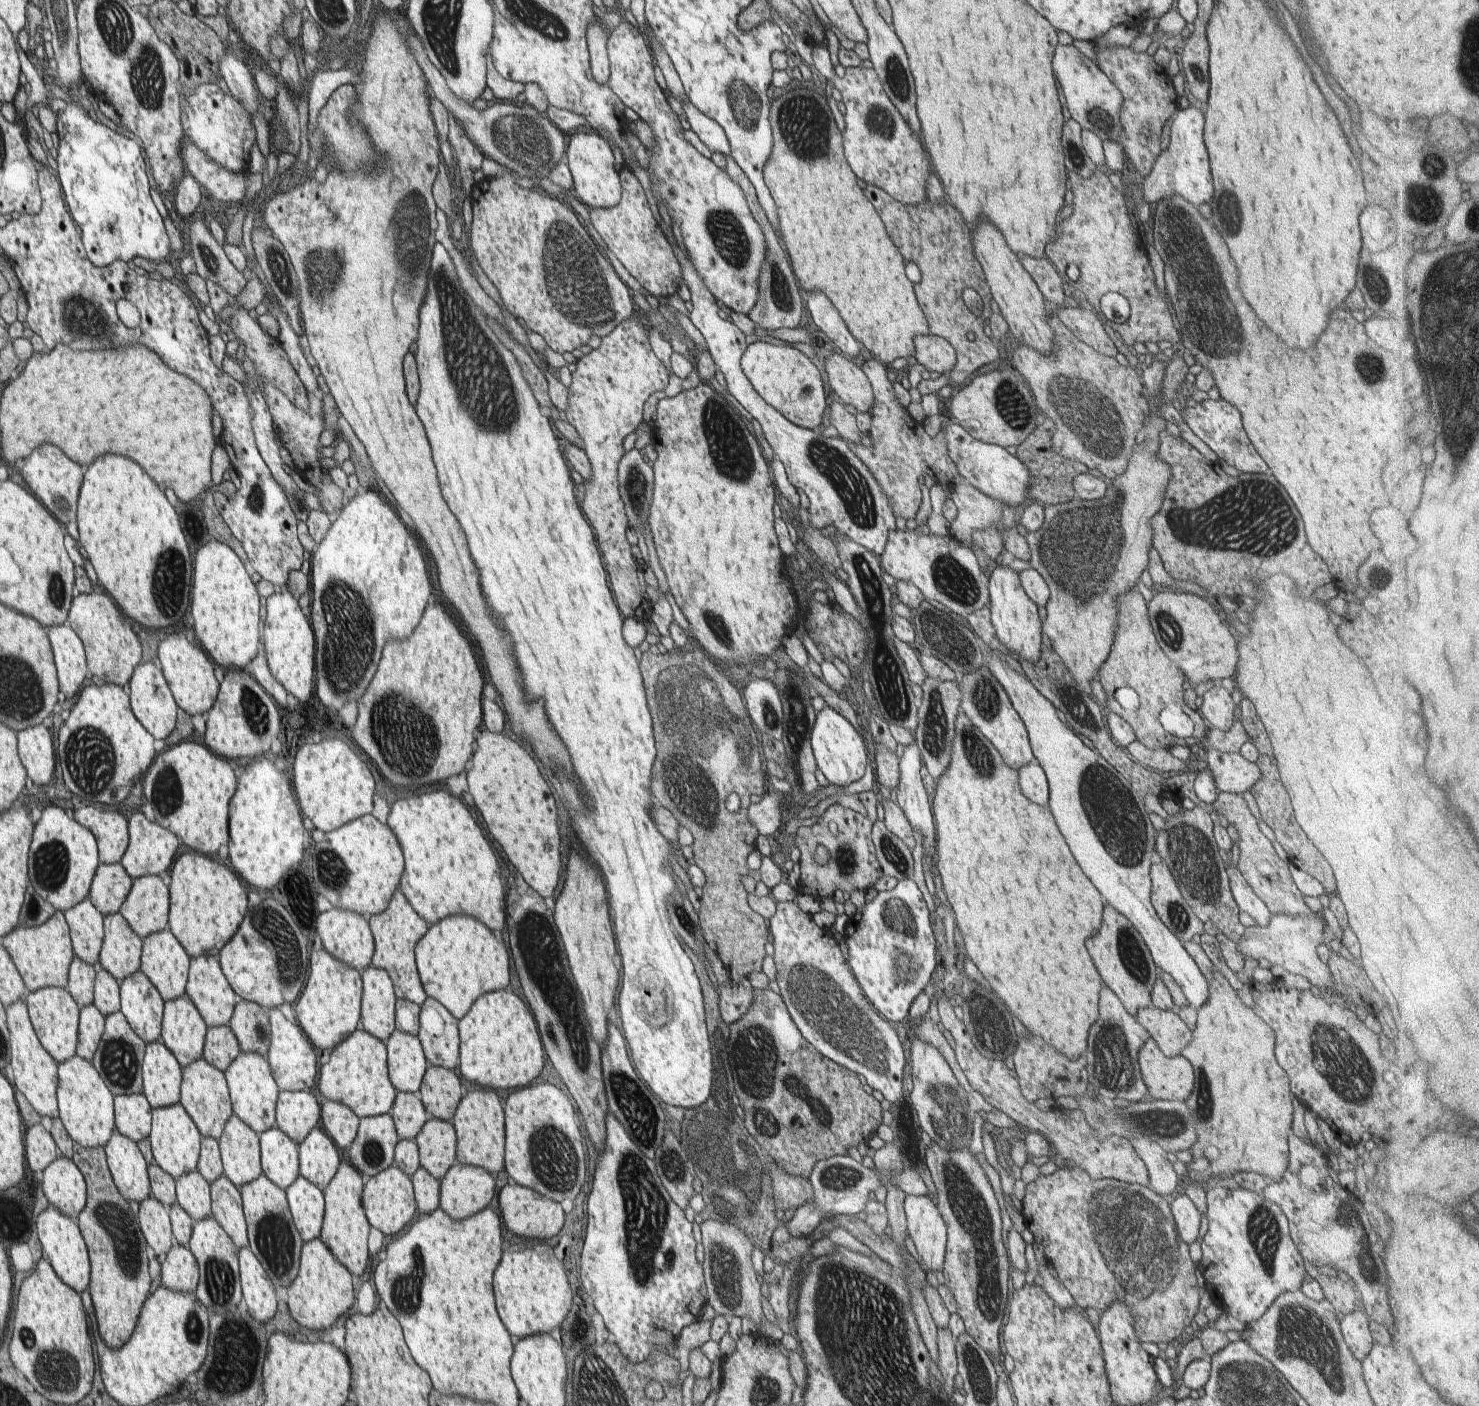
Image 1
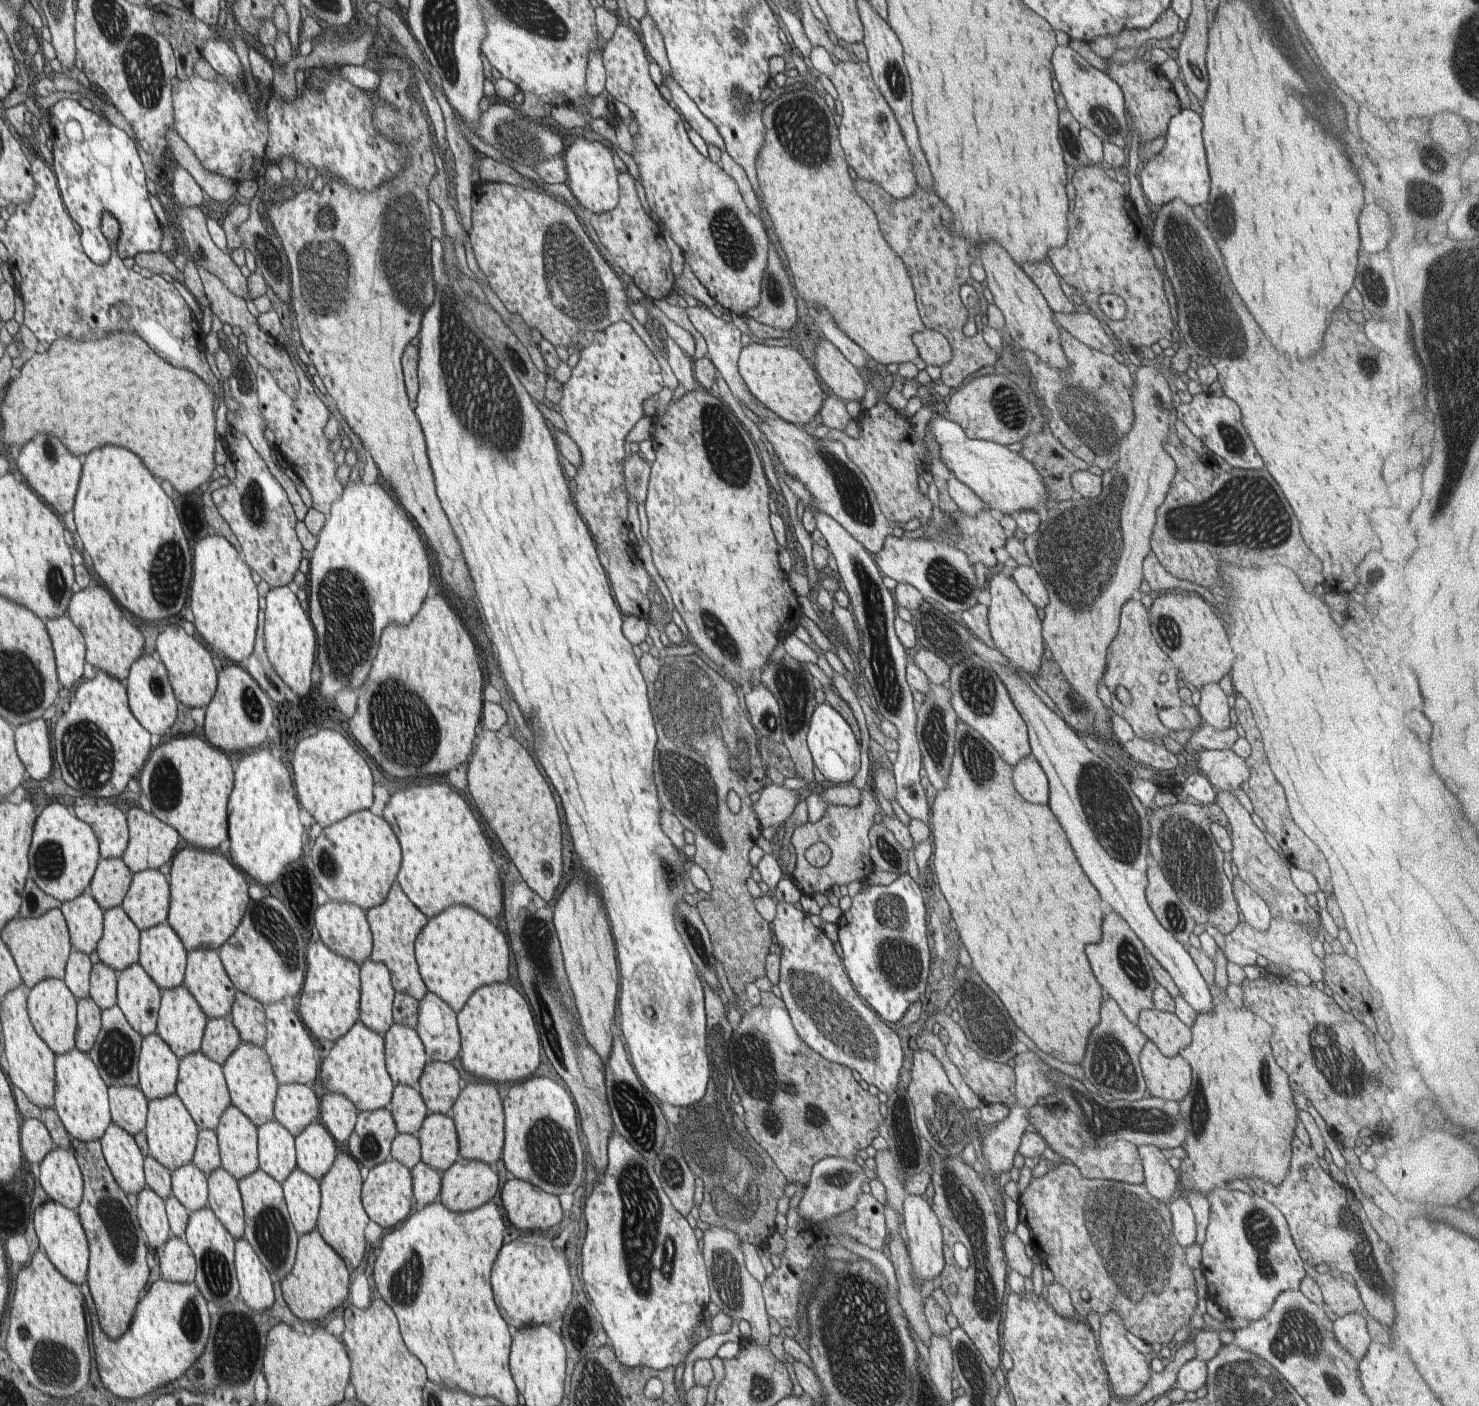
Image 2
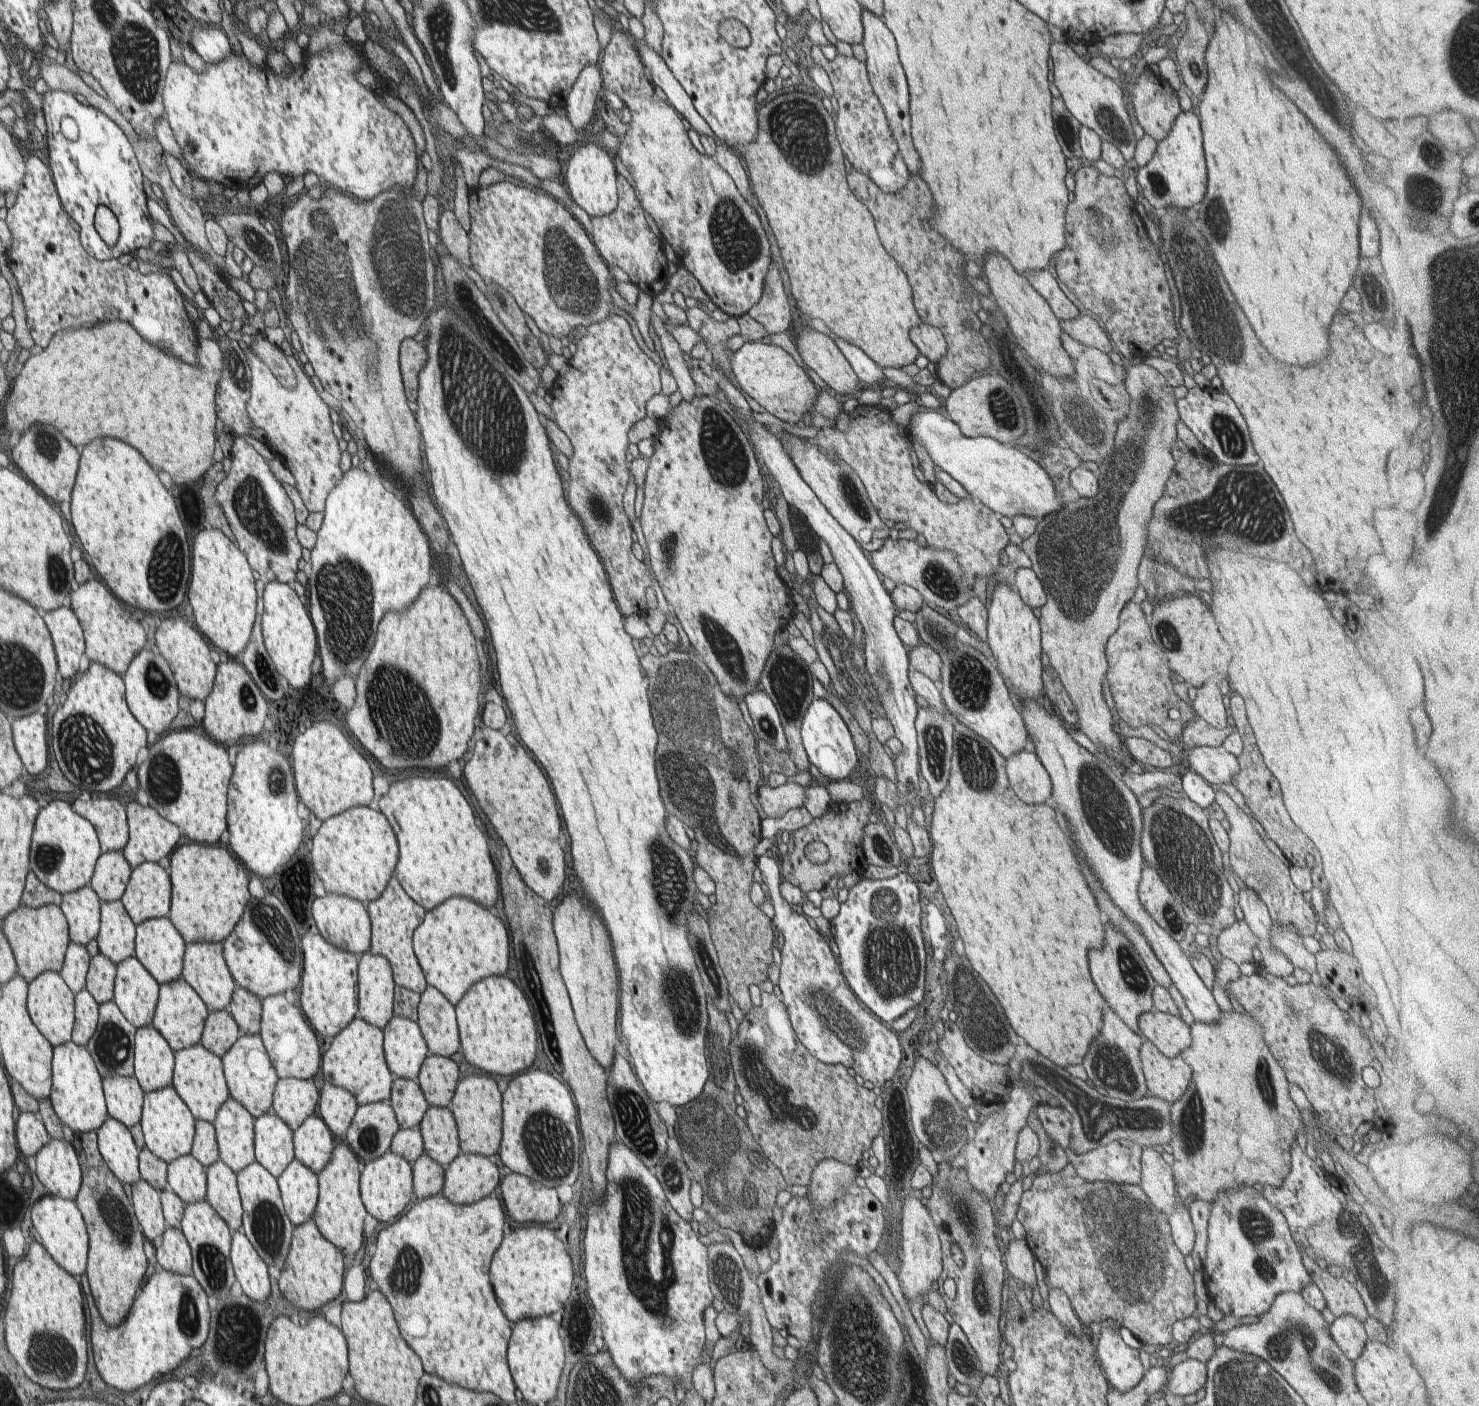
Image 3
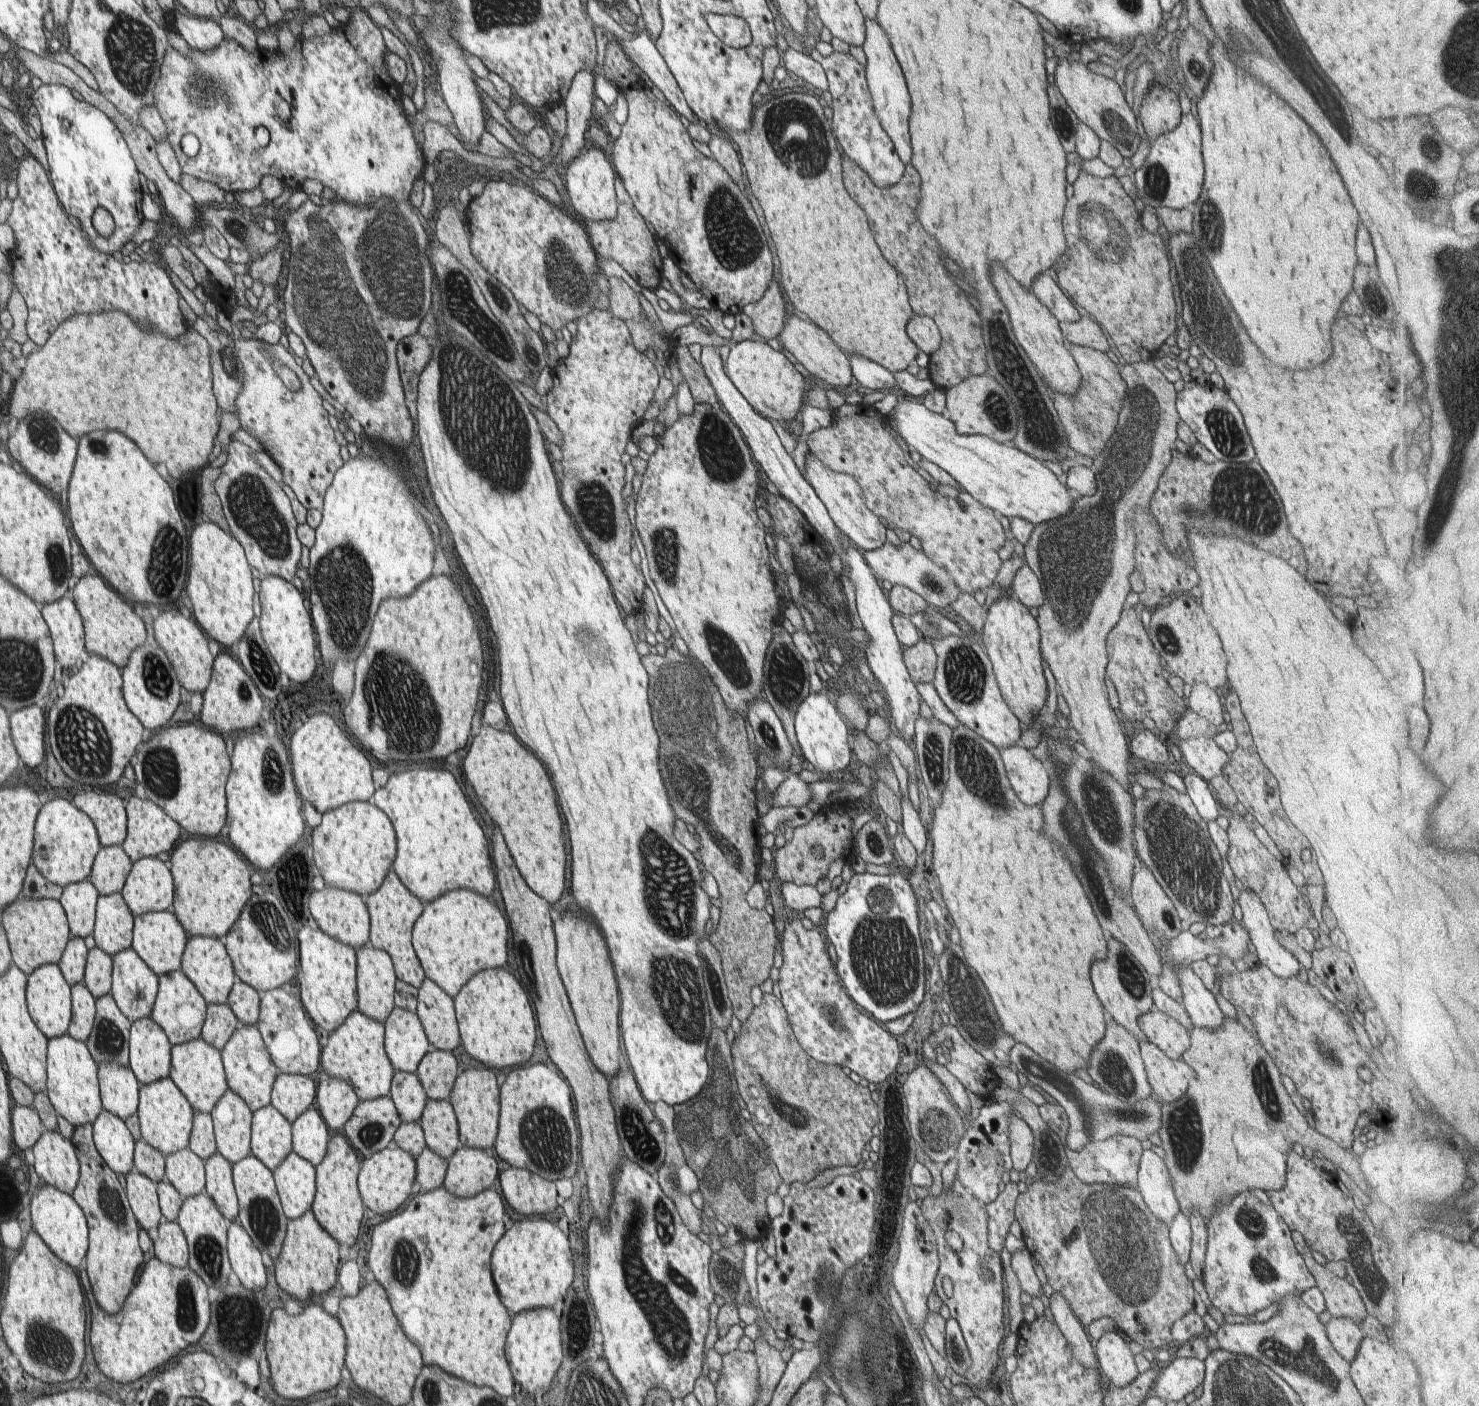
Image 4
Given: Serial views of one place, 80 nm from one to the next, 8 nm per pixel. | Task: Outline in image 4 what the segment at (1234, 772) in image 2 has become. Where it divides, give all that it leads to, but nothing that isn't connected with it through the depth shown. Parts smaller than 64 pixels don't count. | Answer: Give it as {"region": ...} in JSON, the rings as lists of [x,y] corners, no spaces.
{"region":[[[1172,736],[1166,740],[1170,744],[1178,744],[1183,756],[1184,769],[1198,773],[1207,782],[1222,776],[1224,766],[1230,762],[1229,754],[1211,737],[1182,741]]]}

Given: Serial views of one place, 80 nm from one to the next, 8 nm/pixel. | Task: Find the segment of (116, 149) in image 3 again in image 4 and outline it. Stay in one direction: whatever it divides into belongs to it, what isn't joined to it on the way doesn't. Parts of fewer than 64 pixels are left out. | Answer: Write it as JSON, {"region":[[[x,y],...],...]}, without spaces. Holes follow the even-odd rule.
{"region":[[[42,85],[38,90],[29,92],[33,105],[38,109],[43,128],[43,142],[45,144],[48,166],[52,181],[58,193],[61,205],[82,223],[85,236],[90,239],[90,246],[105,255],[113,255],[124,244],[132,241],[136,232],[142,226],[142,186],[140,176],[134,164],[134,156],[121,130],[109,115],[104,114],[89,102],[76,100],[69,88],[62,85]],[[96,208],[106,208],[115,220],[115,231],[108,237],[100,236],[92,224],[92,215]]]}

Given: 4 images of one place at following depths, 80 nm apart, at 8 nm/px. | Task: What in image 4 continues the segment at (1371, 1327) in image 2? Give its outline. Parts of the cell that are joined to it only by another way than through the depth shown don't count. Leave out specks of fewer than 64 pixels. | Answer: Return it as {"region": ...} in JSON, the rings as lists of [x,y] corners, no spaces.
{"region":[[[1332,1317],[1325,1327],[1327,1337],[1338,1354],[1352,1362],[1369,1327],[1358,1326],[1348,1317]]]}

